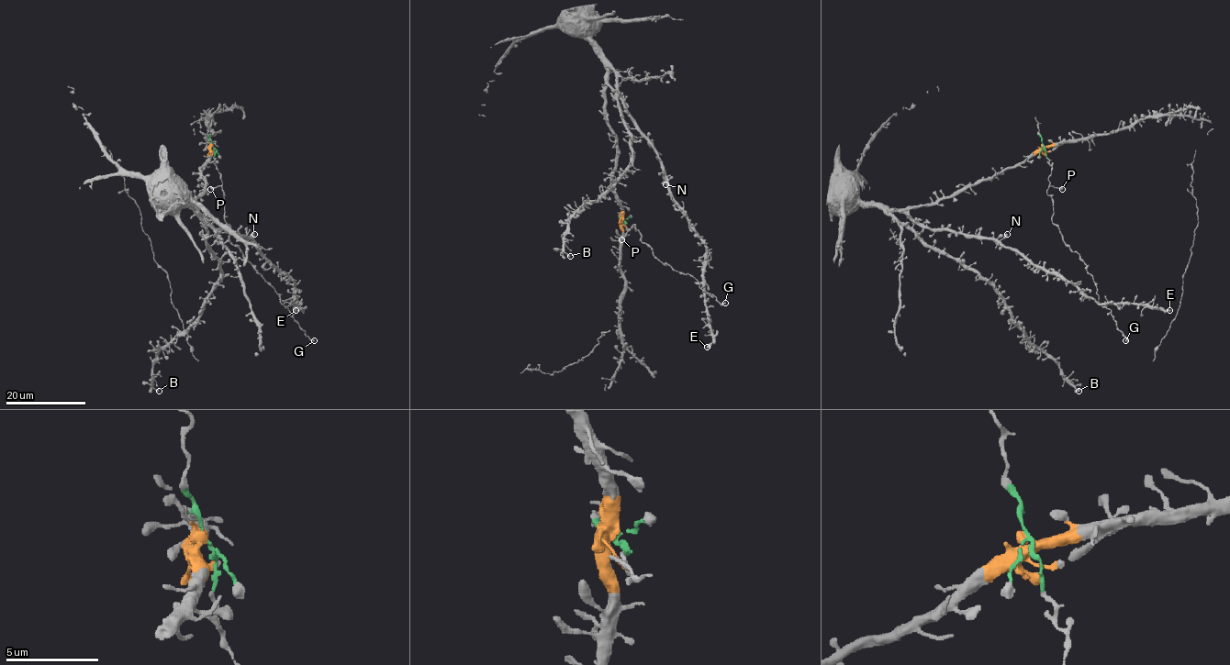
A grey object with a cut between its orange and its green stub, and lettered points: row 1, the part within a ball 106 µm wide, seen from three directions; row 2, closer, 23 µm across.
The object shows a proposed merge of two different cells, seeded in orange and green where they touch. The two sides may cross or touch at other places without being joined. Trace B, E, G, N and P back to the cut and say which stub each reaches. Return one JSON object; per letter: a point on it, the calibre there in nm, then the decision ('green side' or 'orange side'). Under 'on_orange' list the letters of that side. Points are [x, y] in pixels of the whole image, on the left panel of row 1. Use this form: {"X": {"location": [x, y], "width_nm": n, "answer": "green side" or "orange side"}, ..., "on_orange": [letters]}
{"B": {"location": [159, 391], "width_nm": 380, "answer": "orange side"}, "E": {"location": [296, 310], "width_nm": 480, "answer": "orange side"}, "G": {"location": [314, 340], "width_nm": 180, "answer": "green side"}, "N": {"location": [254, 234], "width_nm": 550, "answer": "orange side"}, "P": {"location": [210, 189], "width_nm": 400, "answer": "green side"}, "on_orange": ["B", "E", "N"]}

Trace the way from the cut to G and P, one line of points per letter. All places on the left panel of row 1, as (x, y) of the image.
G: (212, 145), (215, 164), (220, 174), (225, 222), (230, 227), (229, 240), (274, 288), (290, 315), (314, 340)
P: (212, 145), (215, 164), (222, 182), (210, 189)

